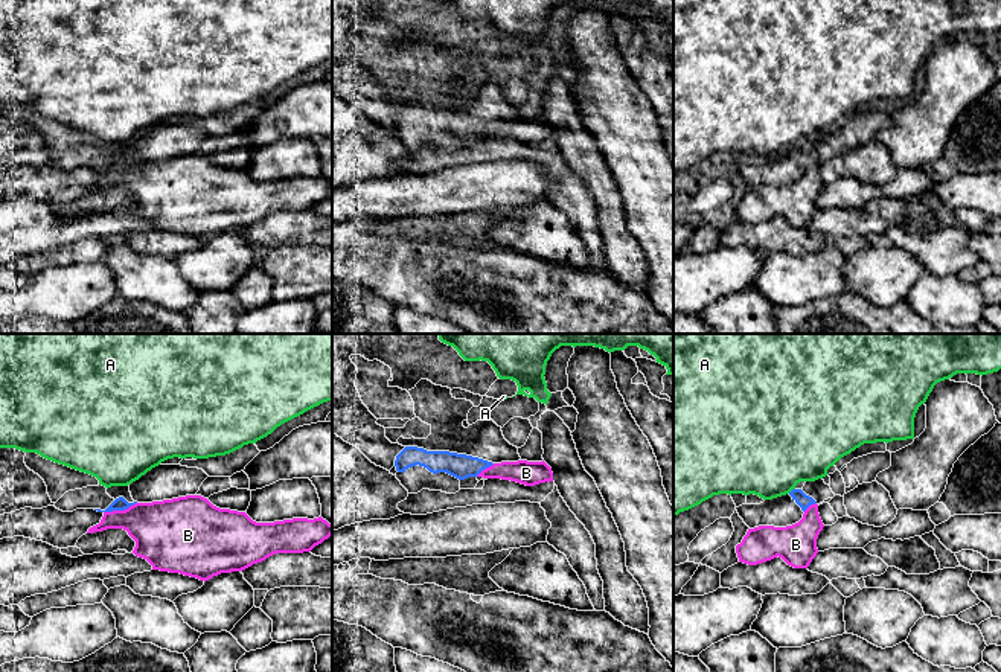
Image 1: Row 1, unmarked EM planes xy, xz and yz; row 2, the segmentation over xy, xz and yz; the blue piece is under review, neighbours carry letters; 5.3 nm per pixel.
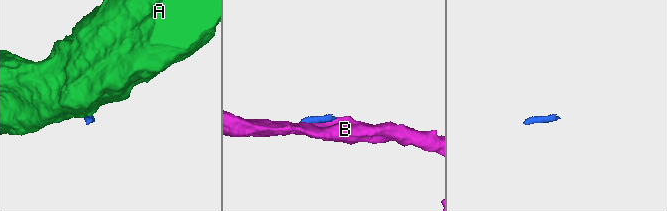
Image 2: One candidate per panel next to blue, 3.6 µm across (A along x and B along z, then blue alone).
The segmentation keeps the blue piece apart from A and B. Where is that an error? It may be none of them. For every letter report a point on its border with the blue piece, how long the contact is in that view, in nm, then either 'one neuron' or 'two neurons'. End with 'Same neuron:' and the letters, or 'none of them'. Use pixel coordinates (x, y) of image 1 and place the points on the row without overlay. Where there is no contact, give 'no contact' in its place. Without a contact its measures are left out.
A: meets blue in yz at (793, 148); contact 50 nm long; two neurons
B: meets blue in xy at (119, 168); contact 190 nm long; two neurons
Same neuron: none of them

